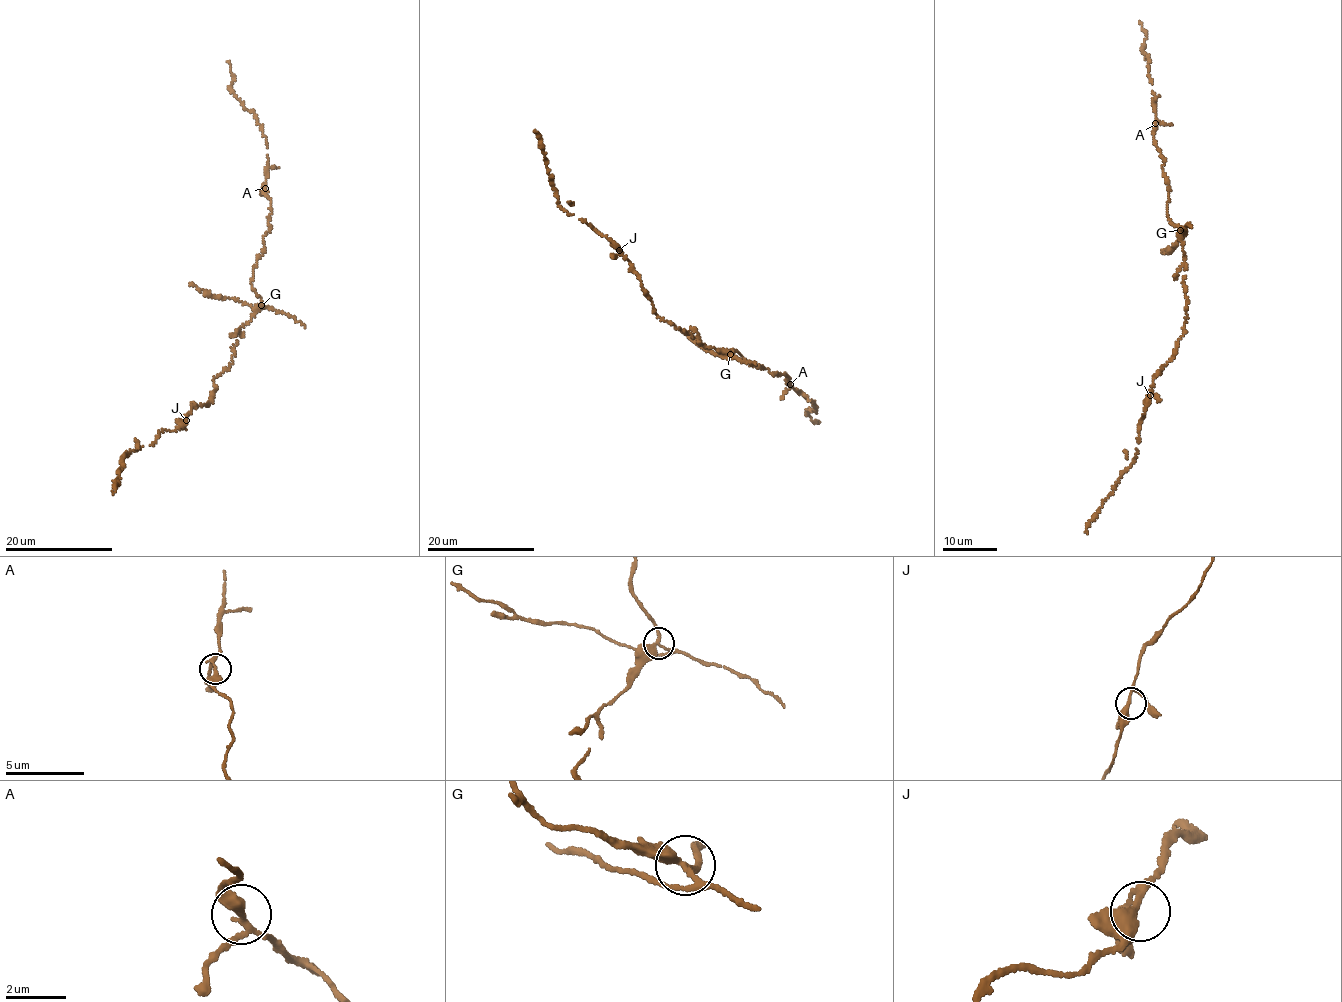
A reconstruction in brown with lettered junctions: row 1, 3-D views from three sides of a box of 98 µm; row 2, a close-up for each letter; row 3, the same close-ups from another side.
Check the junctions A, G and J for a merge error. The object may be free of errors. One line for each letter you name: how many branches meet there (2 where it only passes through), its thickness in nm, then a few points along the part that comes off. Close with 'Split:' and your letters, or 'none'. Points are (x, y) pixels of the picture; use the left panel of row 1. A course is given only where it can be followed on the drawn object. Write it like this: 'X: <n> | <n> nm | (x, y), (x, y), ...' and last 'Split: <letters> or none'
G: 3 | 280 nm | (261, 305), (263, 308), (256, 309), (209, 294), (190, 284)
Split: G

